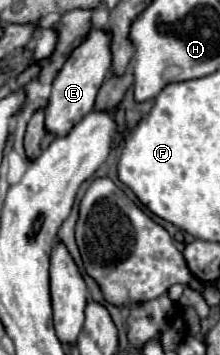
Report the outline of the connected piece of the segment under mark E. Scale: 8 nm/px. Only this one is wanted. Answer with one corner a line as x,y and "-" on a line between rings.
92,29
88,39
68,57
68,61
64,63
64,67
60,69
60,73
52,83
52,93
44,111
46,133
52,133
54,137
64,137
84,115
92,111
96,93
104,83
104,77
110,71
110,63
112,63
112,53
108,53
108,41
110,41
108,33
100,29

